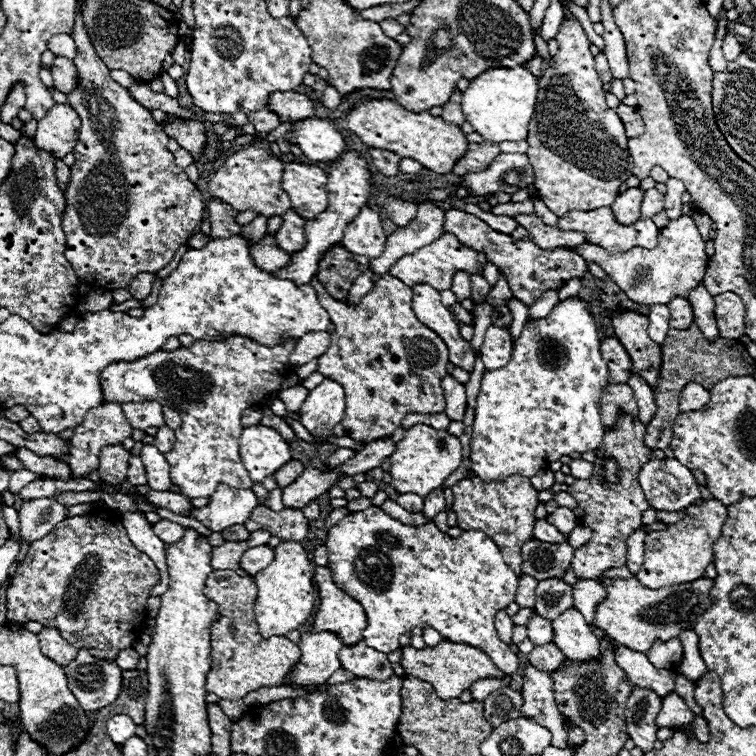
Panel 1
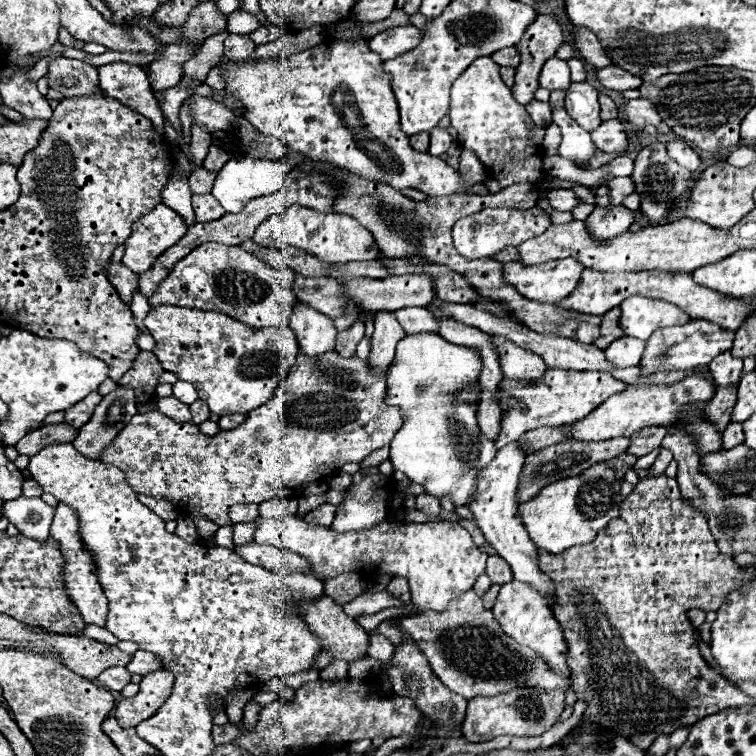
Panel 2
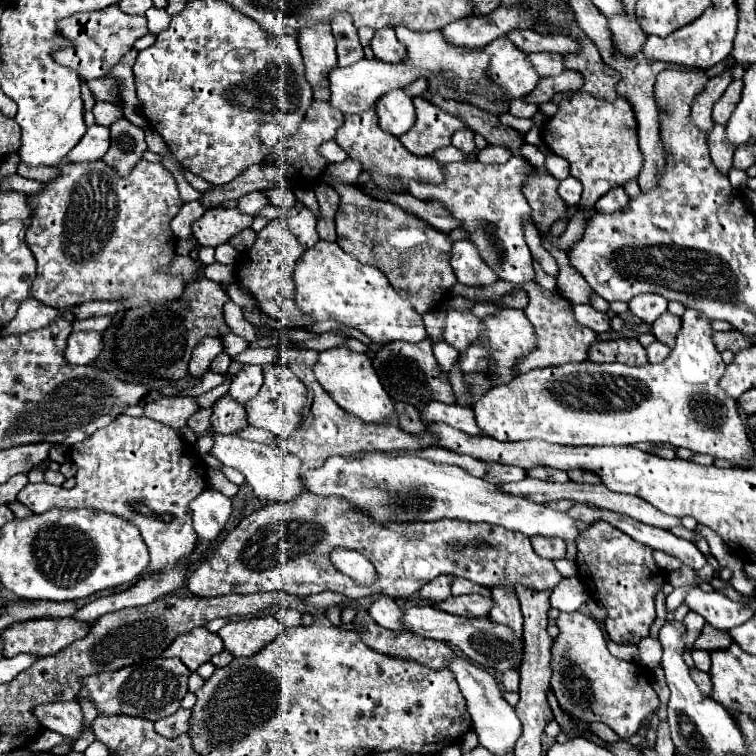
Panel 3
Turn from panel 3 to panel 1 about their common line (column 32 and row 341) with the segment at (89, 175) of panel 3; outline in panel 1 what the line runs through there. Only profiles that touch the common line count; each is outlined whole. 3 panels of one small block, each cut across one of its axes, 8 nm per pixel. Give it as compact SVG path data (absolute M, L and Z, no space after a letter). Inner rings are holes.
M228 336L218 342L196 340L190 348L174 352L158 350L134 362L108 364L100 374L106 402L156 400L180 414L182 426L175 430L172 454L166 454L170 478L178 492L188 498L208 498L218 484L252 488L252 480L240 462L238 440L244 430L242 412L278 390L290 366L296 340L288 338L276 346L262 346L246 336Z

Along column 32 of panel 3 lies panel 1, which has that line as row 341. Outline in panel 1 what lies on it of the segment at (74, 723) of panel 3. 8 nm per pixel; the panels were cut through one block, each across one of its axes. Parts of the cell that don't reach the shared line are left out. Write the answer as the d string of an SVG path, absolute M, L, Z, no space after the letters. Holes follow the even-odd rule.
M704 284L696 286L690 292L688 302L692 302L694 324L700 328L704 338L714 342L718 338L718 326L716 326L716 318L714 318L714 298L708 294L706 286Z

